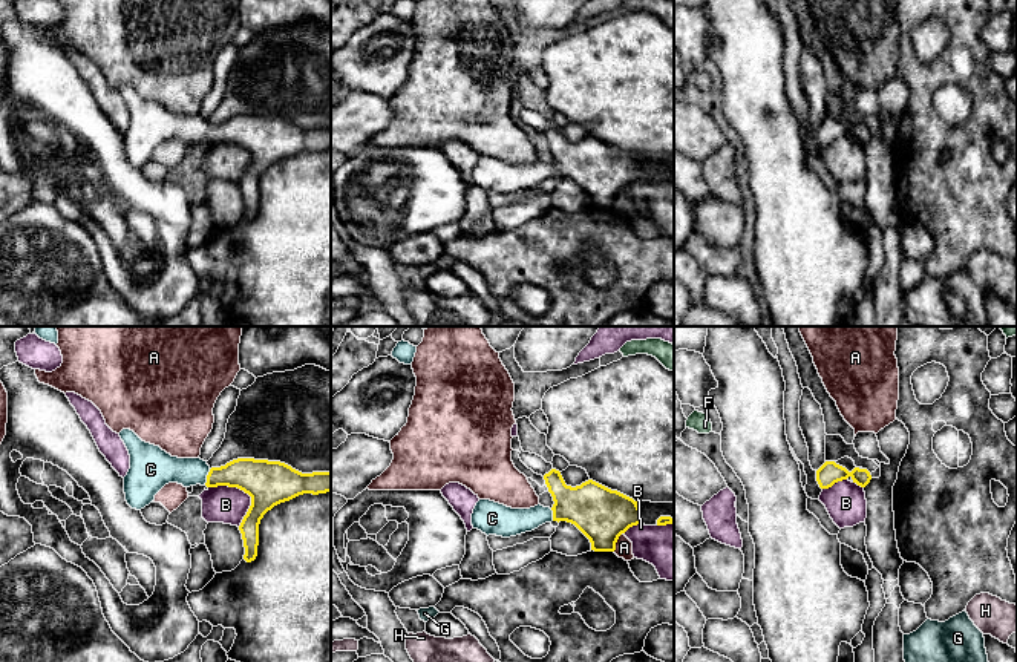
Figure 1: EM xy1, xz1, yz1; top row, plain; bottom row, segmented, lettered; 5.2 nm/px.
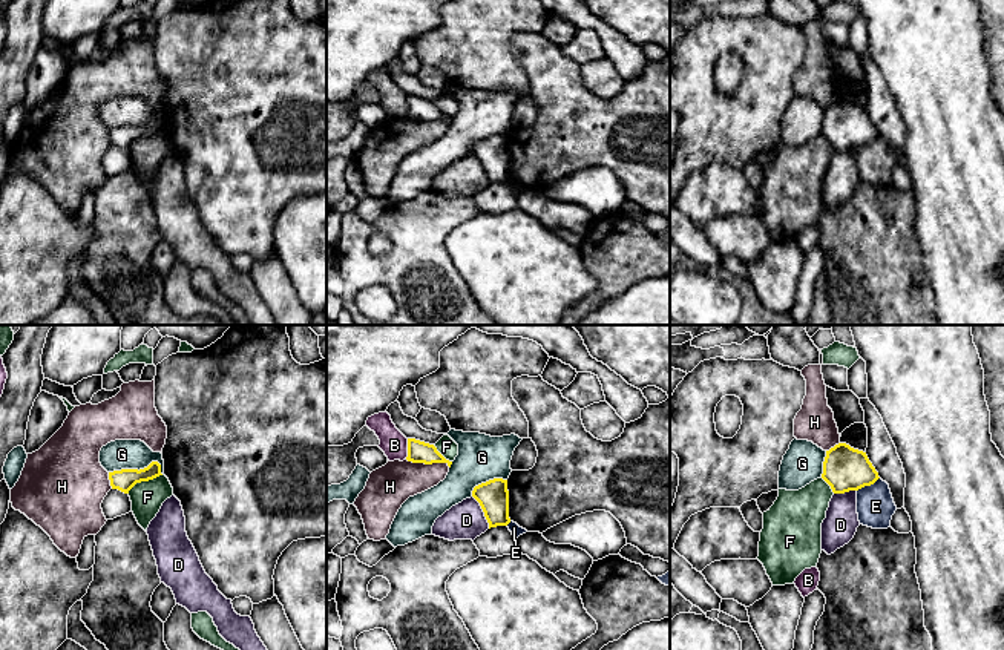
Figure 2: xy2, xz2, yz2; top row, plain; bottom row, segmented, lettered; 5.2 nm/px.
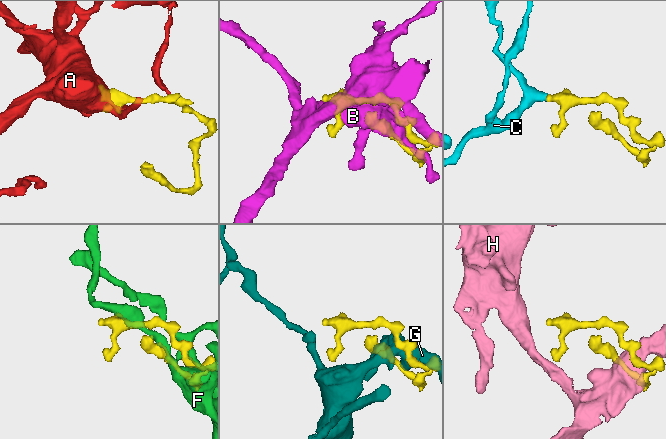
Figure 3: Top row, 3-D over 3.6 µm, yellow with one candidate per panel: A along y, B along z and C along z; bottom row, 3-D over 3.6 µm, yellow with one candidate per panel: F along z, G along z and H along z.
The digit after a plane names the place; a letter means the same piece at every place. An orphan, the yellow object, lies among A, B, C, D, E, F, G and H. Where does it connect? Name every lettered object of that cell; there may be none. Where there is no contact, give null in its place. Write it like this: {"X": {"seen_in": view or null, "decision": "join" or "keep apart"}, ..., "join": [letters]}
{"A": {"seen_in": "xz1", "decision": "keep apart"}, "B": {"seen_in": "xy1", "decision": "keep apart"}, "C": {"seen_in": "xy1", "decision": "join"}, "D": {"seen_in": "xz2", "decision": "keep apart"}, "E": {"seen_in": "yz2", "decision": "keep apart"}, "F": {"seen_in": "xy2", "decision": "keep apart"}, "G": {"seen_in": "xy2", "decision": "keep apart"}, "H": {"seen_in": "xz2", "decision": "keep apart"}, "join": ["C"]}

